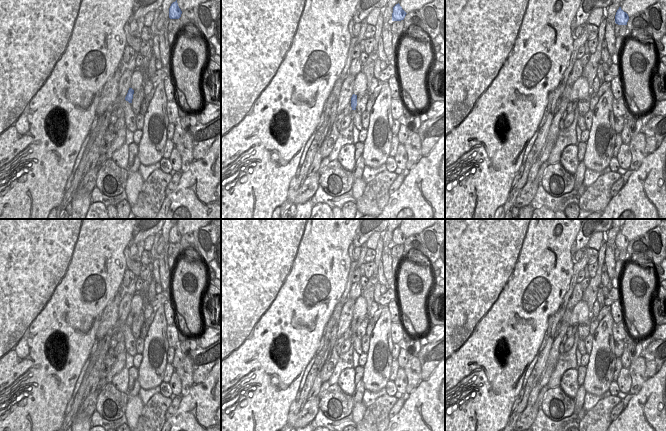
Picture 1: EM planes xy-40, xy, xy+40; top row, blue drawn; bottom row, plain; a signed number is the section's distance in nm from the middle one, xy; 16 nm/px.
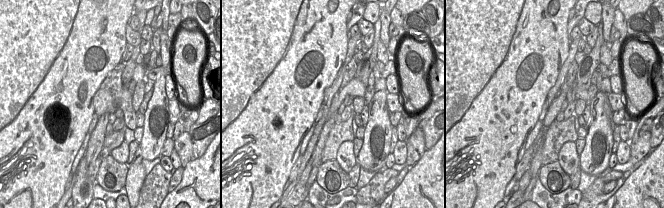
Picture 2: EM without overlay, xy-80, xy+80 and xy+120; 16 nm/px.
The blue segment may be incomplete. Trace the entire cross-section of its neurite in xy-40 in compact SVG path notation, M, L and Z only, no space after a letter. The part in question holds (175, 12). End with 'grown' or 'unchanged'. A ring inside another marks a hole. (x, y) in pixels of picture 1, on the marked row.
M177 0L173 2L169 8L169 18L179 19L181 17L182 11L178 6Z; unchanged

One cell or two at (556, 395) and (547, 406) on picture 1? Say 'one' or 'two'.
one

